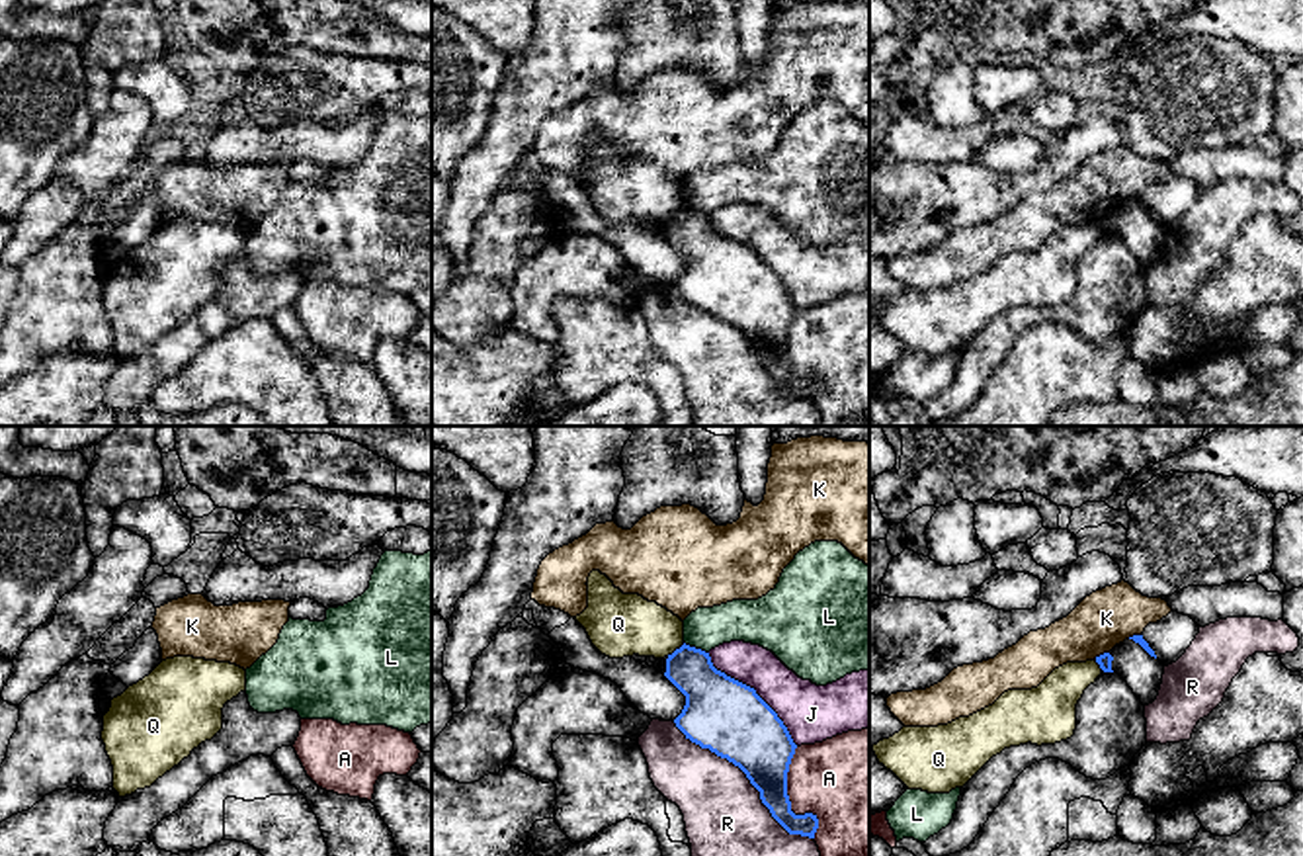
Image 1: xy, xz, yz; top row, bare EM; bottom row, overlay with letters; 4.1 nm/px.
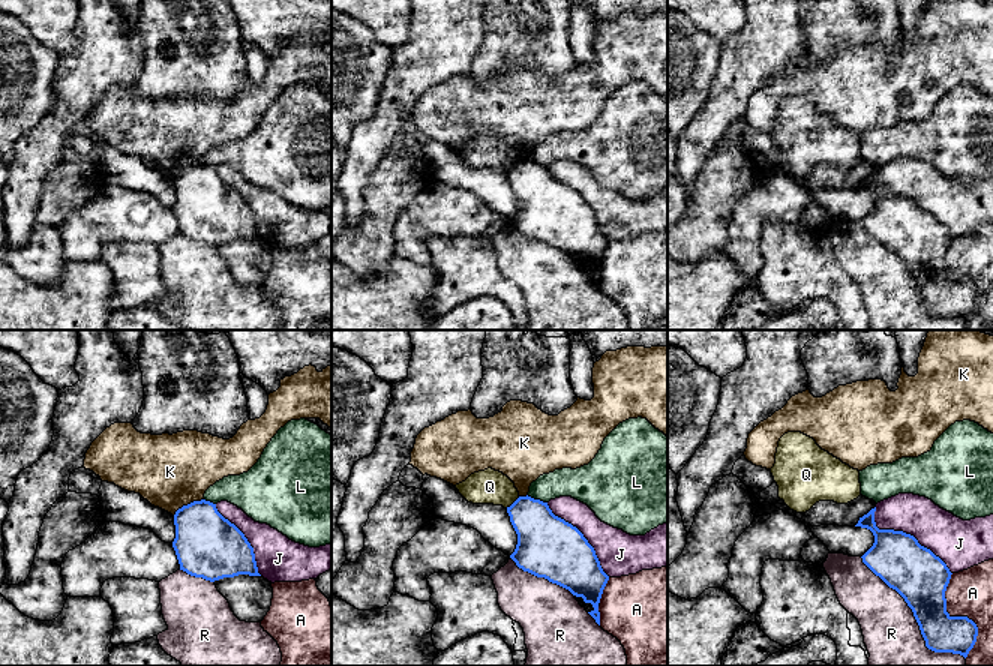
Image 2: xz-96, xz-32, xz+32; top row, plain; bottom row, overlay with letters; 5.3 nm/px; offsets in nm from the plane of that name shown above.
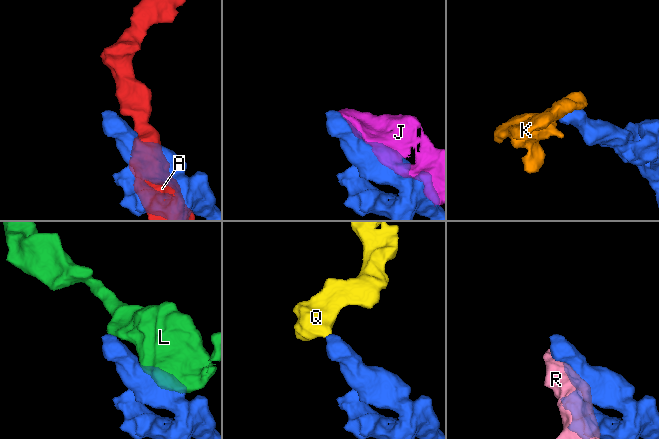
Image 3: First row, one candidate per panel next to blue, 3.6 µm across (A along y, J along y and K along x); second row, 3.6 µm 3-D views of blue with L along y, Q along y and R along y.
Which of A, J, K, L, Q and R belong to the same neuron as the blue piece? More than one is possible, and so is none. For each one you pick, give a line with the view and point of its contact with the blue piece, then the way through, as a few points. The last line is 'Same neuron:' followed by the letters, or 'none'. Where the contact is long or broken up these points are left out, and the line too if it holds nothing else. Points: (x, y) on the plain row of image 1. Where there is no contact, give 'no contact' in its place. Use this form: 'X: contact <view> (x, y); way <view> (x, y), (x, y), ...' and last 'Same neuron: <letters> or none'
Same neuron: none

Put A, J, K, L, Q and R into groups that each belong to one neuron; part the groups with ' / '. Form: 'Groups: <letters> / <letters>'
Groups: A / J / K / L / Q / R

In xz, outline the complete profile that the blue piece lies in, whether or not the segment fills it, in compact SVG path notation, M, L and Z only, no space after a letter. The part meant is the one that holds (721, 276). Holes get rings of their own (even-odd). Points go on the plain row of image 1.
M686 205L668 217L664 238L686 258L674 281L686 301L738 328L789 397L815 401L817 377L795 377L787 358L797 307L756 252L717 233L709 215Z

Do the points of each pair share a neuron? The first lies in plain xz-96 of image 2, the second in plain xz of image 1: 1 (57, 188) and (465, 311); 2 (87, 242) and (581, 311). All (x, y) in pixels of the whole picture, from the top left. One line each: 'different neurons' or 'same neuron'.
1: same neuron
2: different neurons

